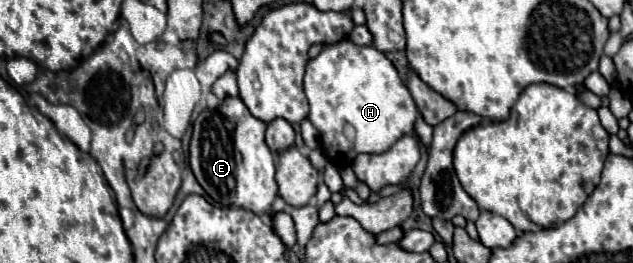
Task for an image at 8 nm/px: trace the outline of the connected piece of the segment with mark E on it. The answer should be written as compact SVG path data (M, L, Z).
M225 98L219 108L203 110L195 118L191 148L189 148L189 164L197 182L213 198L213 202L221 206L239 206L255 212L257 216L271 216L271 206L277 196L273 154L265 144L265 124L251 116L251 112L245 108L241 98Z

